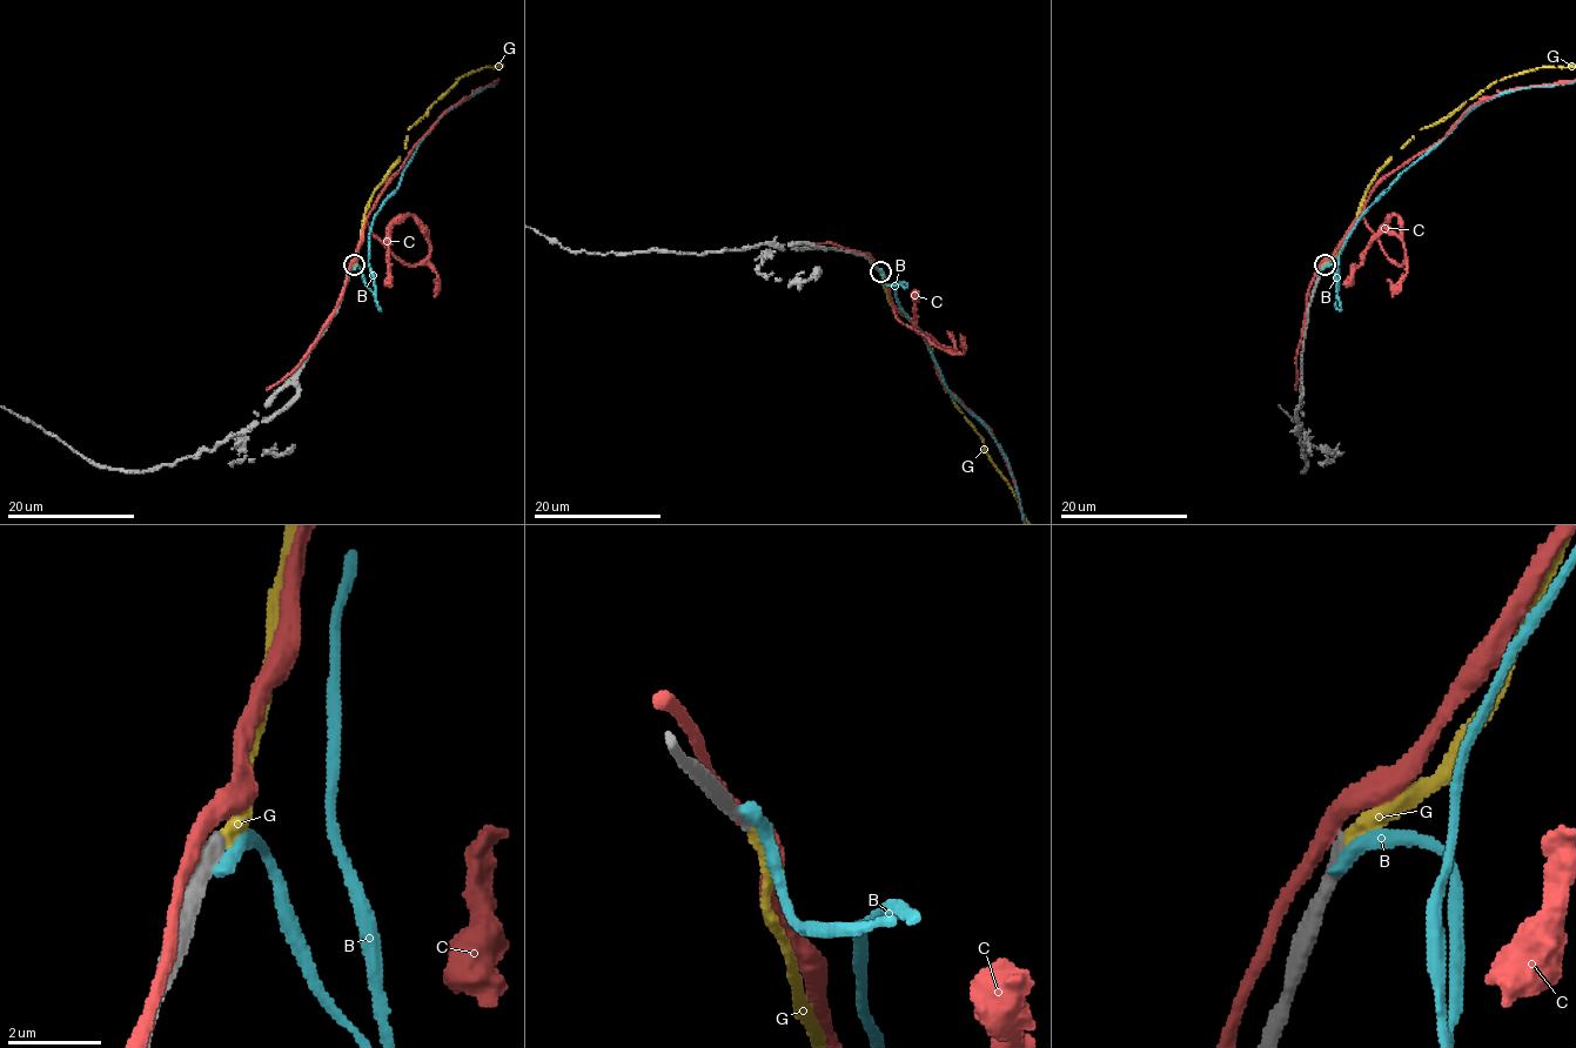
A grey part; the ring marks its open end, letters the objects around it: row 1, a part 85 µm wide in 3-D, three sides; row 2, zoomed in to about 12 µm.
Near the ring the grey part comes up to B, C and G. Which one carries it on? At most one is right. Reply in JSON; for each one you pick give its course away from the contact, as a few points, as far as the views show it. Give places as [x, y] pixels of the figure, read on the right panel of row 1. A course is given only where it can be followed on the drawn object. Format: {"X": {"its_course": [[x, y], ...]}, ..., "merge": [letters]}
{"merge": ["G"]}

